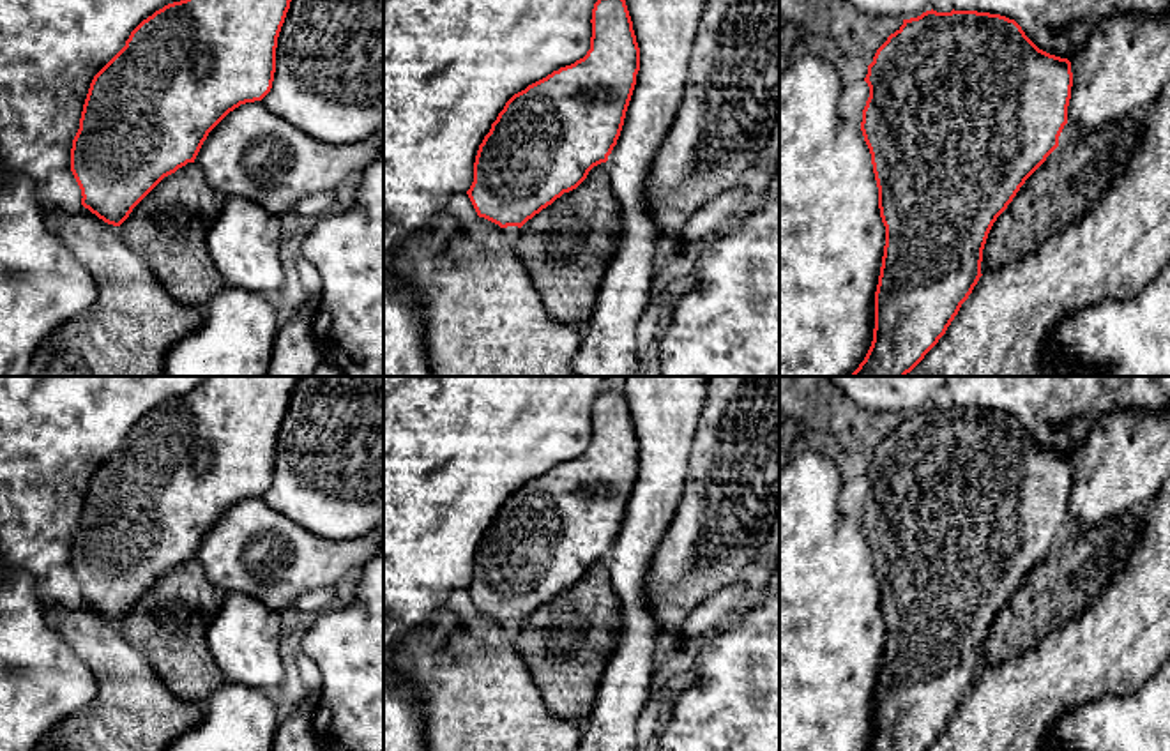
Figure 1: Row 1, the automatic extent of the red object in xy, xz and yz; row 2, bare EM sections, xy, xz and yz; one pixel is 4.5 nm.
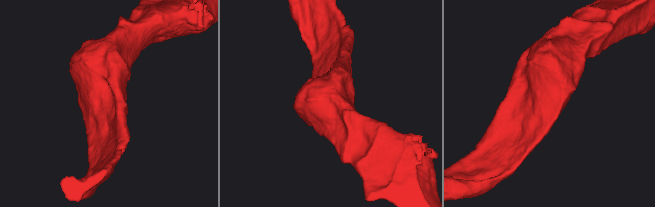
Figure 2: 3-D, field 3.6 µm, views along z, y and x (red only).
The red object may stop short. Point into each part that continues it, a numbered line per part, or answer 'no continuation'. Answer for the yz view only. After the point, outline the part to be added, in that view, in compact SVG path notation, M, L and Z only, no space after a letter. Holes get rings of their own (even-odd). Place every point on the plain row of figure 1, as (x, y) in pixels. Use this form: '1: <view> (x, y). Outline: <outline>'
no continuation

